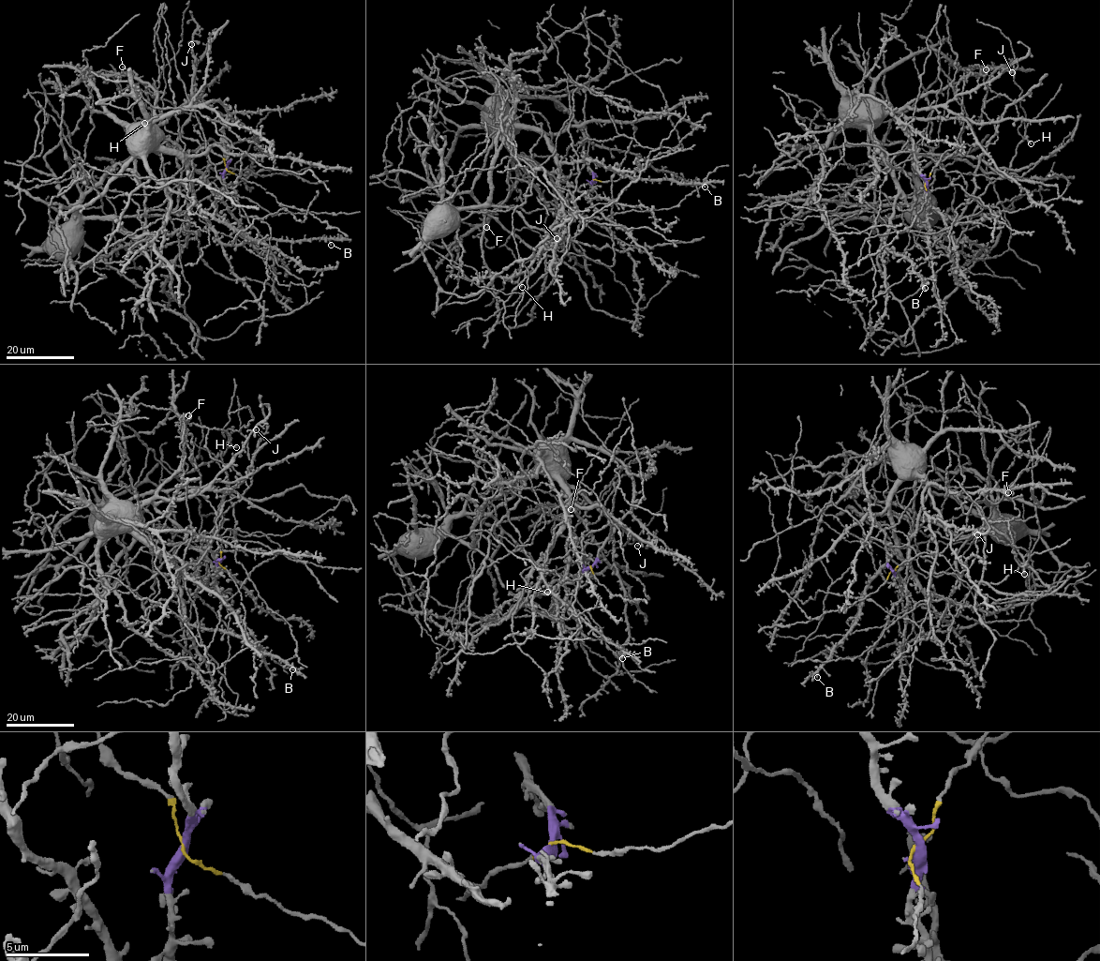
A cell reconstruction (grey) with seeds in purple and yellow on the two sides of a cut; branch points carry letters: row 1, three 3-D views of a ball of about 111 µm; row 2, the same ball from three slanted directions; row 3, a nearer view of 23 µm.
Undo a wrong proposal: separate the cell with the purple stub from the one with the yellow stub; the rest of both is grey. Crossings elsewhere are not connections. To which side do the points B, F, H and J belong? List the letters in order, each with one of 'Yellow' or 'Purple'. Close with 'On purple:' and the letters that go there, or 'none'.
B: Purple
F: Yellow
H: Yellow
J: Purple
On purple: B, J

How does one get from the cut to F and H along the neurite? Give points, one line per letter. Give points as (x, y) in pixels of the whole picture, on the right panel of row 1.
F: (926, 183), (947, 150), (997, 139), (982, 111), (1000, 93), (985, 83), (986, 69)
H: (926, 183), (947, 150), (997, 139), (981, 110), (998, 95), (1015, 104), (1018, 132), (1031, 143)

